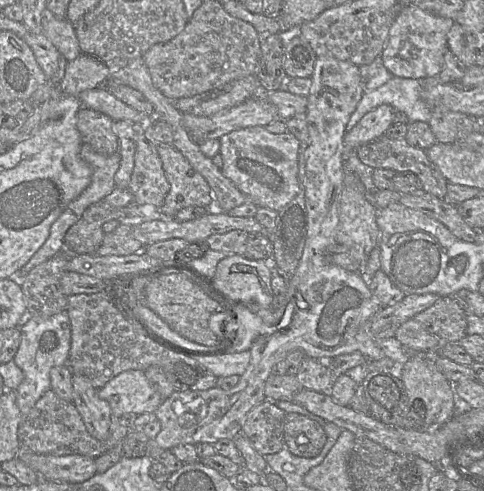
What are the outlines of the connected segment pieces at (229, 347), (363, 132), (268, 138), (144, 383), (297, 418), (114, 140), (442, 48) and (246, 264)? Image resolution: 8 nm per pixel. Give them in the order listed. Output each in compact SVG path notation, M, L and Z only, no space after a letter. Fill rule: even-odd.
M236 306L234 309L236 335L233 343L225 342L224 351L242 352L249 350L253 342L266 331L262 319L248 306Z
M387 104L366 113L358 123L344 134L345 156L376 138L383 136L392 125L395 109Z
M262 126L248 127L232 131L220 139L220 154L223 165L221 173L258 208L268 208L279 212L290 203L299 191L298 185L298 150L299 140L291 133L273 134Z
M142 370L121 372L99 388L98 395L109 403L114 417L155 413L164 401Z
M286 413L283 424L284 445L297 457L314 458L322 451L327 436L318 422L298 413Z
M81 107L76 118L83 145L102 155L108 156L118 152L119 141L110 117L91 108Z
M408 4L396 16L388 33L381 58L386 69L394 76L423 79L438 77L444 54L448 49L448 32L454 20L425 12L416 5Z
M230 254L218 263L213 283L218 292L246 305L267 308L274 299L271 265L264 260Z

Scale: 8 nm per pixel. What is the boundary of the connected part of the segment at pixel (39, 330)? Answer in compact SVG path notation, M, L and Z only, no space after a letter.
M64 310L49 318L26 316L19 327L20 345L13 361L24 373L23 381L15 390L17 405L24 415L33 408L46 391L51 389L51 369L67 365L71 346L71 324L67 310Z

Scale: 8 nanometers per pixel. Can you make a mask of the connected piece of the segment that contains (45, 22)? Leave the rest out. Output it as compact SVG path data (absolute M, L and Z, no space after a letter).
M47 9L42 12L42 31L67 61L82 52L75 32L75 25L66 18L58 19Z

